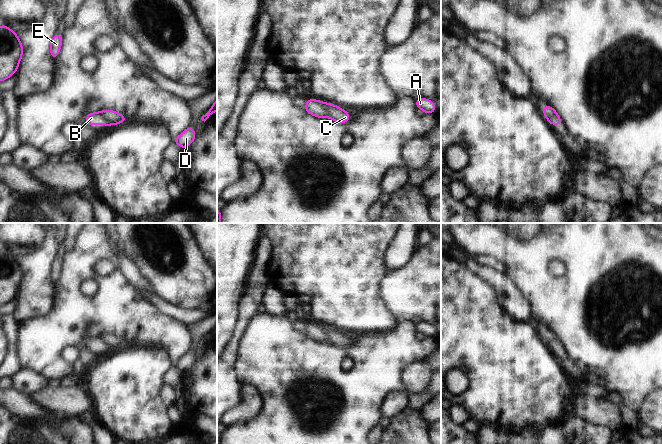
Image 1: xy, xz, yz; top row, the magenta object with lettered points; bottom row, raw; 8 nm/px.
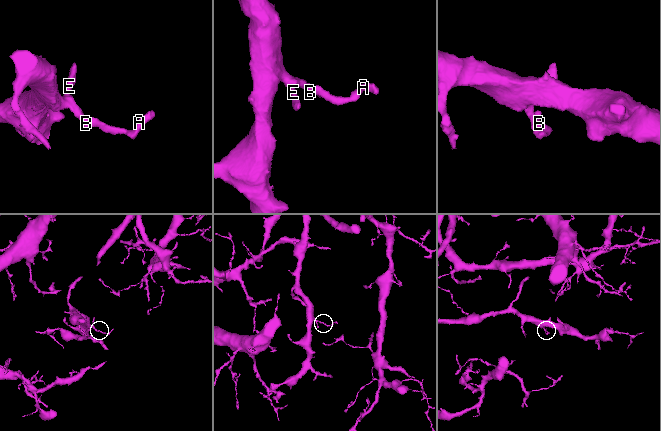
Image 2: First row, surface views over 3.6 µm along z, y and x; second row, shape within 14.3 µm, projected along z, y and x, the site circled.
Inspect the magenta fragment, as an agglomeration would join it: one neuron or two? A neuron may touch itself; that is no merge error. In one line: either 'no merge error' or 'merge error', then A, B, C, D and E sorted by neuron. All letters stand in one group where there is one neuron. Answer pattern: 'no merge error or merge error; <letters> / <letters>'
merge error; A C D / B E

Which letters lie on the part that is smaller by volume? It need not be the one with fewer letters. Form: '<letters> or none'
A, C, D

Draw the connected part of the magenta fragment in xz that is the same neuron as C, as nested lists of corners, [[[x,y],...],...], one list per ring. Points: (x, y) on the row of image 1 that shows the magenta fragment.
[[[324,103],[327,116],[338,123],[347,123],[350,121],[350,114],[342,108],[332,104]]]

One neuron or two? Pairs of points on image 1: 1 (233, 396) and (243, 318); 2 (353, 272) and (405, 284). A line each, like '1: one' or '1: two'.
1: one
2: two

